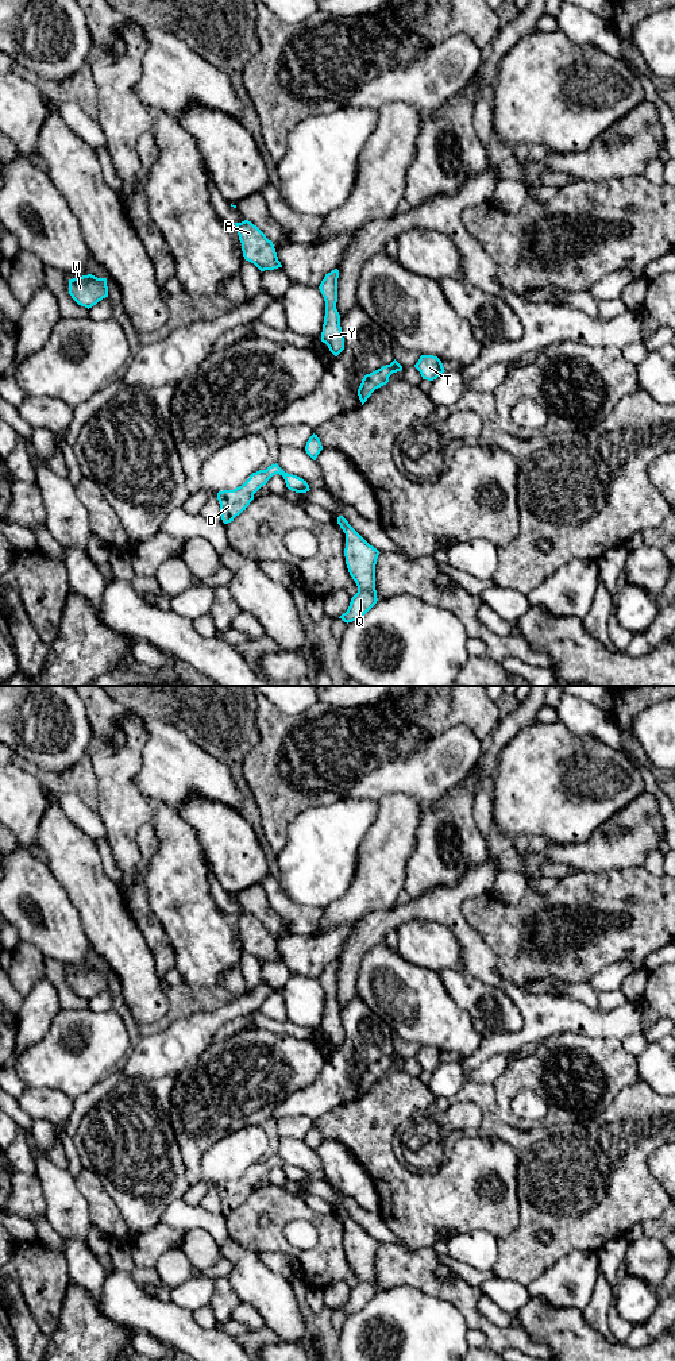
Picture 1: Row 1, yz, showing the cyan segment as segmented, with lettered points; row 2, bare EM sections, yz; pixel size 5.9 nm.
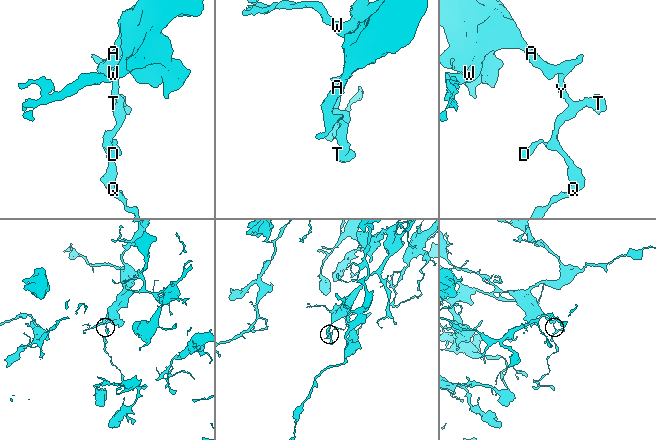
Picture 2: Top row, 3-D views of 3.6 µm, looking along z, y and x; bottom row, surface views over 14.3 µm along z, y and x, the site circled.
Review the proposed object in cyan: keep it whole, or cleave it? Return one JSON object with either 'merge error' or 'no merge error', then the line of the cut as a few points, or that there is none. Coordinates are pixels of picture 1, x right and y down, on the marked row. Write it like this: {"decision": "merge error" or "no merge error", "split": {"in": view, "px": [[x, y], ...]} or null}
{"decision": "no merge error", "split": null}

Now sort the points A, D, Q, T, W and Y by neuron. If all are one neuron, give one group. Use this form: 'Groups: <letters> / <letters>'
Groups: A D Q T W Y

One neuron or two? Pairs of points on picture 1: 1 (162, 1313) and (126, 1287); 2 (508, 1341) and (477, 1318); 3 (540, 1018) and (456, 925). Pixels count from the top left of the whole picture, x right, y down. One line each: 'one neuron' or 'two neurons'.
1: one neuron
2: one neuron
3: one neuron

